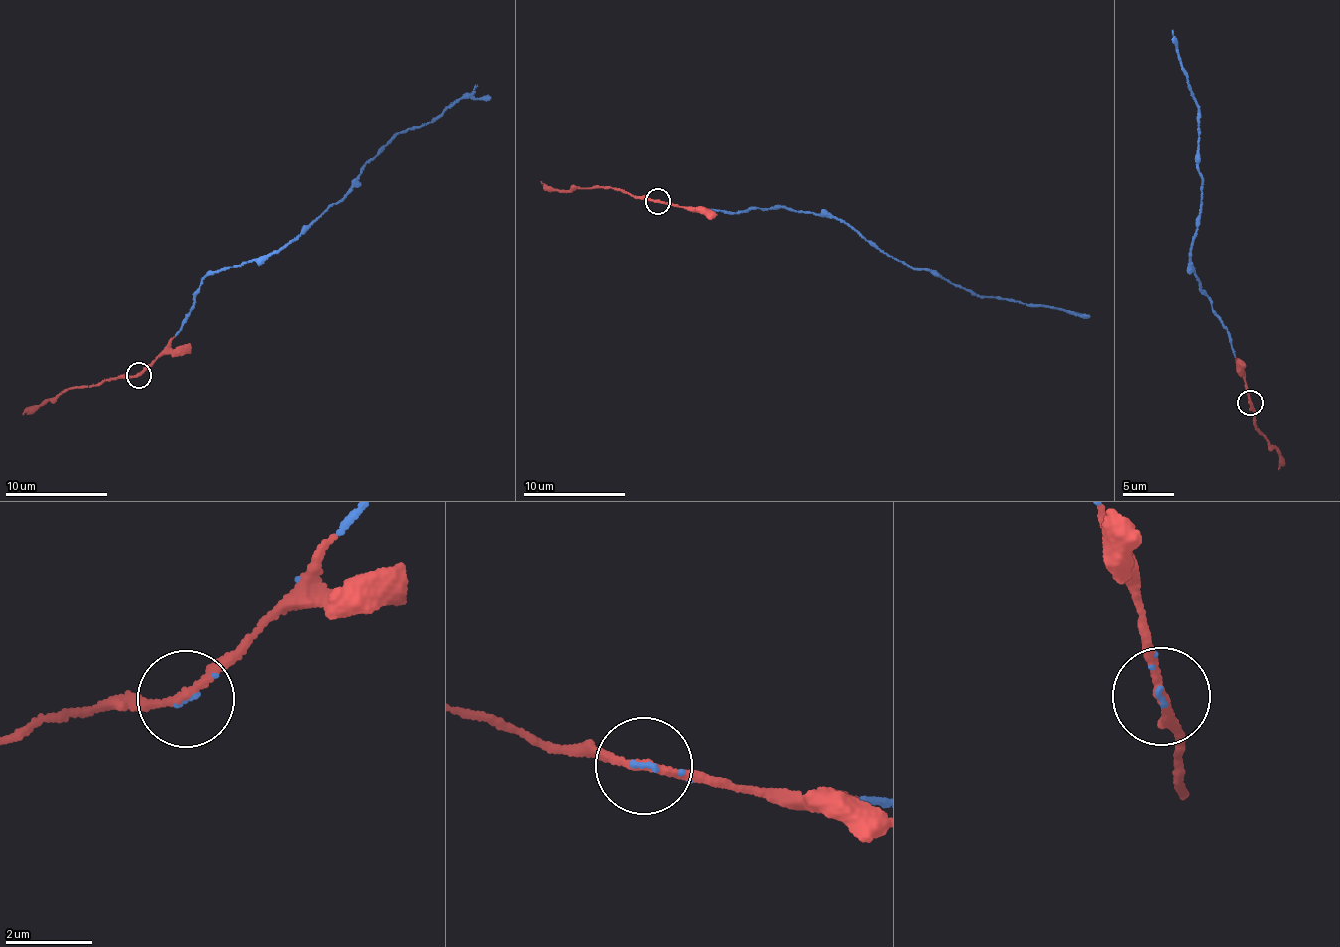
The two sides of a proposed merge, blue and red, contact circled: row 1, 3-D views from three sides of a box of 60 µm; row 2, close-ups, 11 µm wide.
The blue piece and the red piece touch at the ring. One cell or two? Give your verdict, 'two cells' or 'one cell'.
one cell

